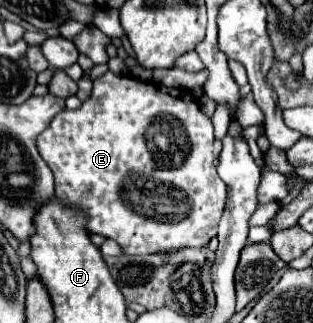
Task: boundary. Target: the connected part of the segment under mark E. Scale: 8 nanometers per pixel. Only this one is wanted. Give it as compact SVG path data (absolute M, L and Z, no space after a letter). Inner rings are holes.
M106 72L96 78L94 90L92 90L92 96L88 102L84 102L74 112L72 110L60 112L52 120L52 124L38 136L38 152L54 172L56 198L60 202L66 202L70 208L74 208L76 212L80 212L86 218L88 232L116 240L124 248L126 254L154 254L158 250L180 248L180 246L194 246L194 248L206 246L210 242L210 238L216 236L218 222L220 222L224 206L226 206L226 184L216 174L216 166L214 165L216 157L212 150L215 141L213 131L210 118L200 110L196 98L192 94L164 94L164 86L156 86L154 82L142 82L142 80L128 78L128 76L120 78L112 72ZM150 124L152 124L152 146L148 144L148 138L146 138Z

